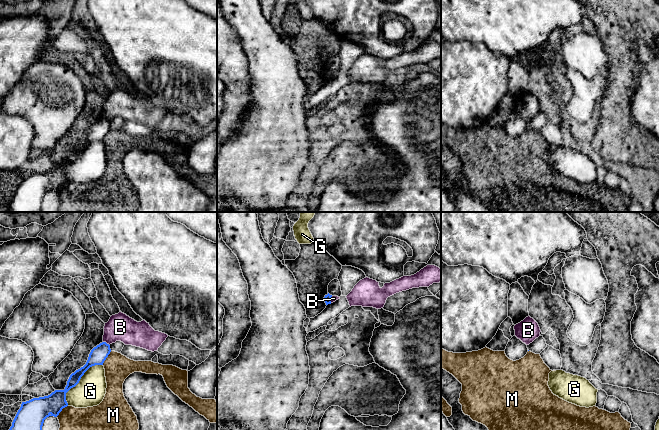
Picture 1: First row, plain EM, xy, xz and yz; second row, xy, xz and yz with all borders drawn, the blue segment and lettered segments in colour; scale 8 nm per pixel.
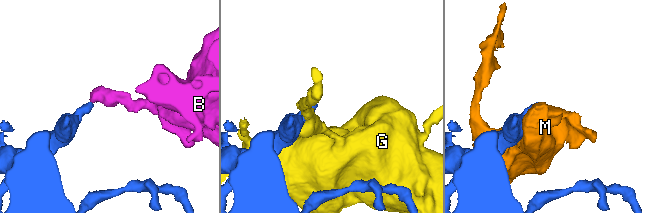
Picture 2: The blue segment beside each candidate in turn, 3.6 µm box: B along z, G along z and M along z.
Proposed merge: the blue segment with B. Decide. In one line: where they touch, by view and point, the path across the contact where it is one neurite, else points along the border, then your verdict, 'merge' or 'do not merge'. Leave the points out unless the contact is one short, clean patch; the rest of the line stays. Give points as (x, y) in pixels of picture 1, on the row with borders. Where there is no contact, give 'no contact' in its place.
meets blue in xy at (105, 342); border along xy (103, 341), (109, 345); do not merge

